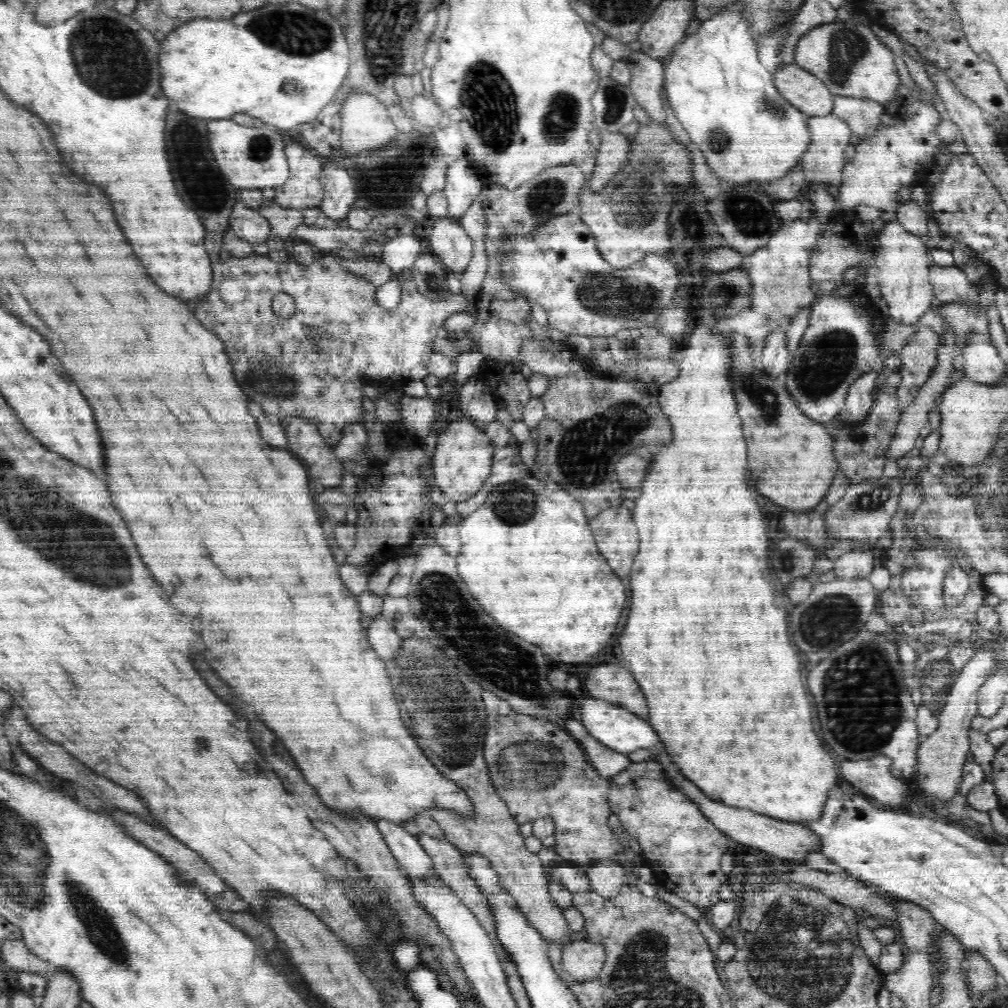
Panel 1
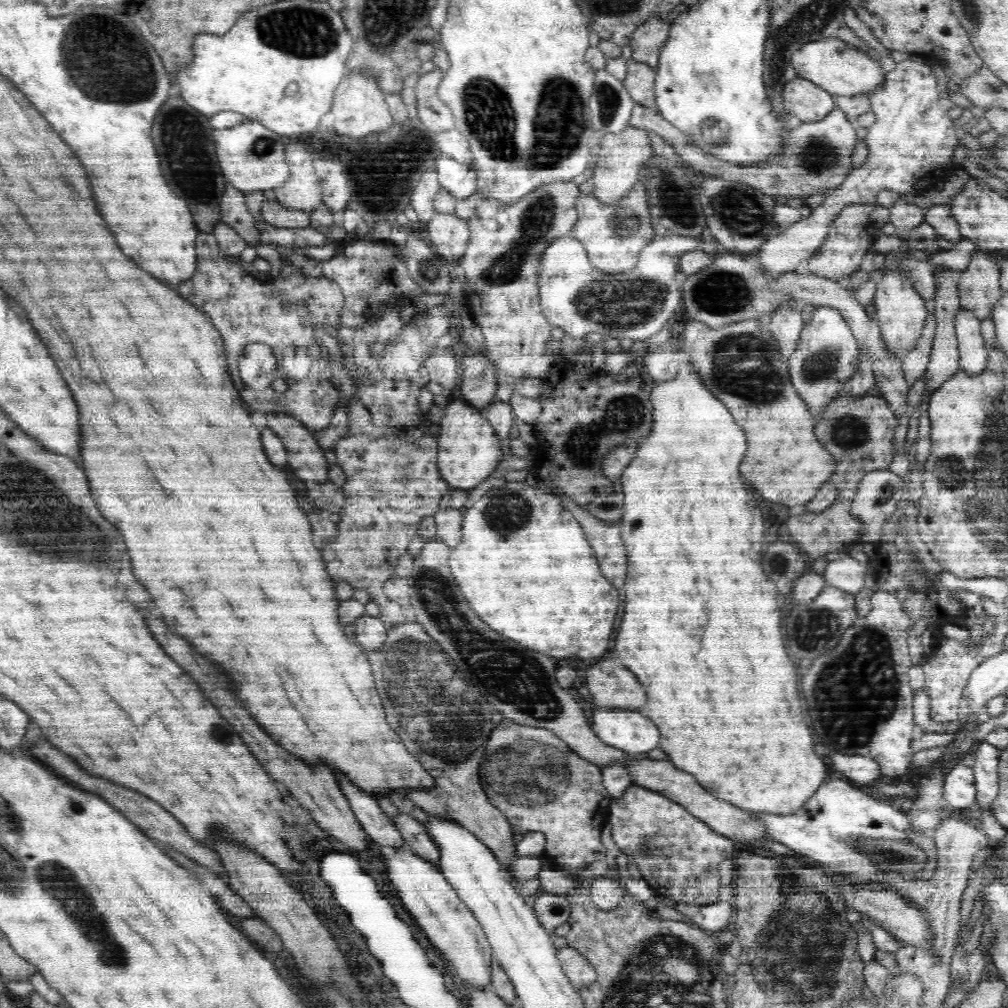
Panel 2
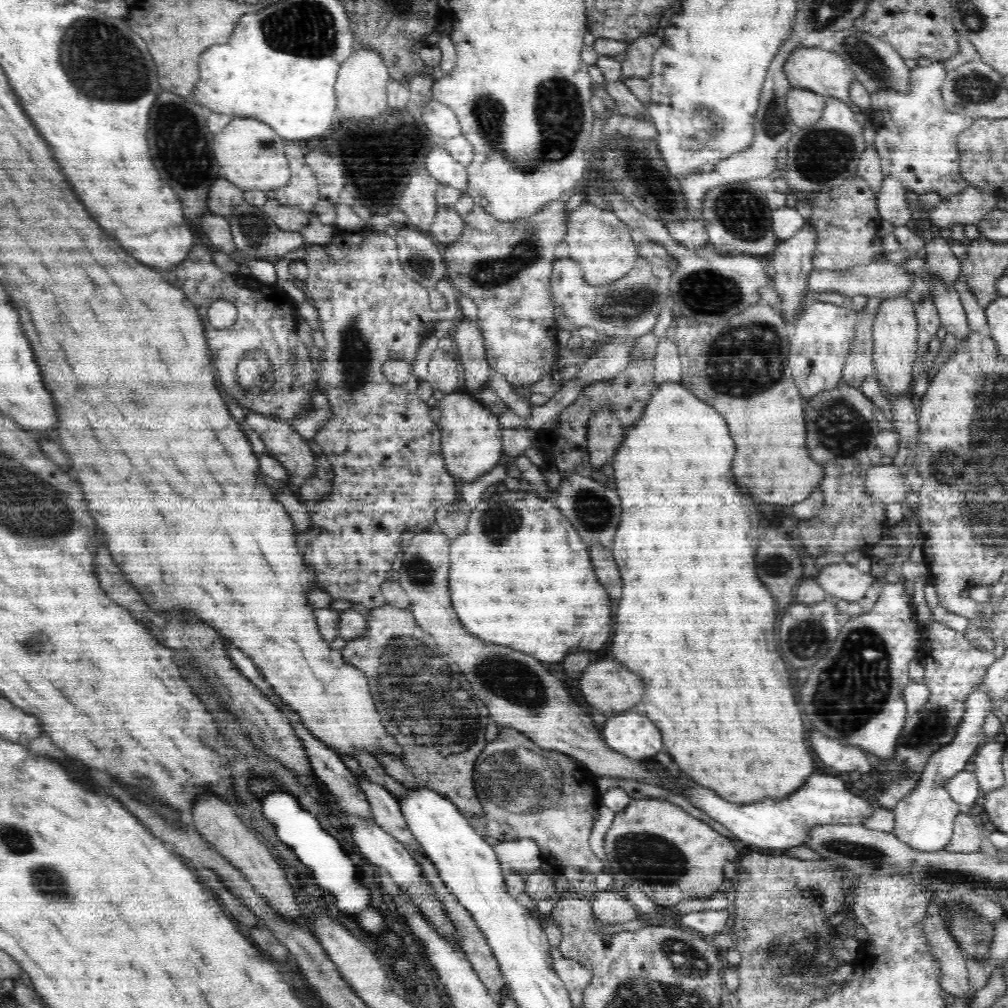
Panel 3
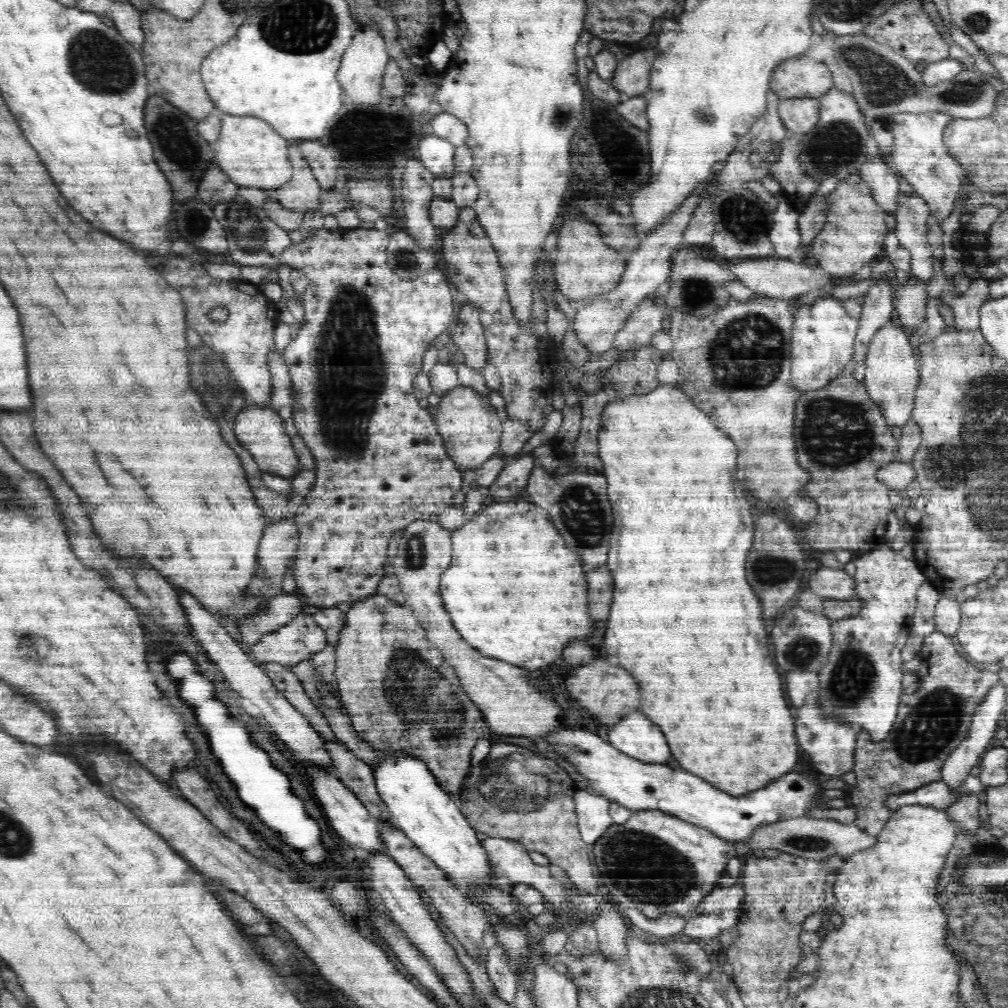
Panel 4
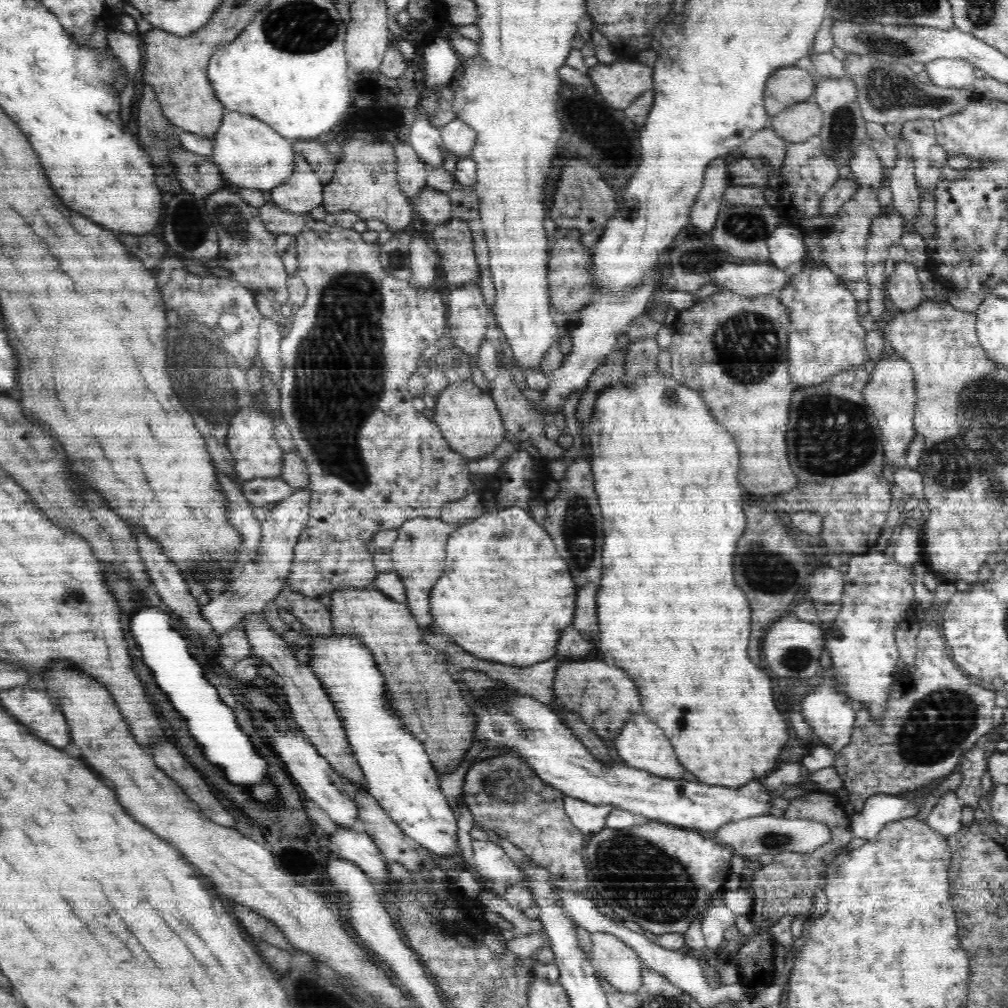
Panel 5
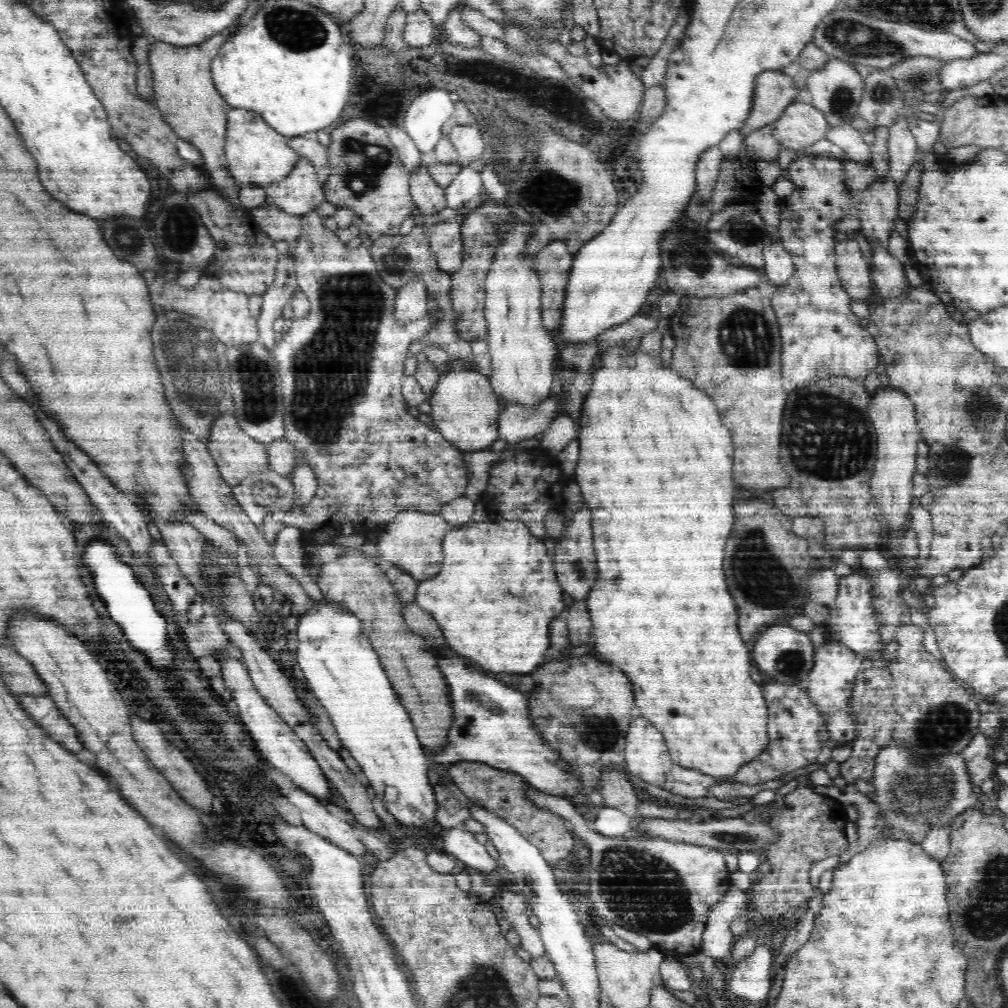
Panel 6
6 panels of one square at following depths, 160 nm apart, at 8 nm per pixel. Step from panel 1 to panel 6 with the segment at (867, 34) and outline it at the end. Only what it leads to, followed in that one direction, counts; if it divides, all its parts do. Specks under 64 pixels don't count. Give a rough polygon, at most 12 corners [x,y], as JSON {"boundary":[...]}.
{"boundary":[[771,70],[758,76],[742,138],[774,122],[796,96],[794,80]]}

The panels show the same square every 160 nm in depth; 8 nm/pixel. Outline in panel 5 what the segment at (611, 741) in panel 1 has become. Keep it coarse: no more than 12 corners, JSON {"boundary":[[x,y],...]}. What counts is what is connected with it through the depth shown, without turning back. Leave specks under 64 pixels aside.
{"boundary":[[640,712],[614,746],[634,768],[682,778],[684,768],[660,727]]}

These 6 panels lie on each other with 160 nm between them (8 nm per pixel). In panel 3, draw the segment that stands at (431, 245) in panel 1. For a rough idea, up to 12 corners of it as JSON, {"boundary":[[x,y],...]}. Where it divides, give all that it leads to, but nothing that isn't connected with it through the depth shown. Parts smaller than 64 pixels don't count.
{"boundary":[[454,206],[440,207],[428,232],[448,245],[461,238],[465,220]]}

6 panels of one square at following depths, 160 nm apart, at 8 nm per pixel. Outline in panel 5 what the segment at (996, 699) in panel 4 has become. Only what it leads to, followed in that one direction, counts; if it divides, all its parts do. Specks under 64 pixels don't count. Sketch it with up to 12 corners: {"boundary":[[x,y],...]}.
{"boundary":[[954,791],[944,793],[926,824],[940,836],[962,826],[964,803]]}

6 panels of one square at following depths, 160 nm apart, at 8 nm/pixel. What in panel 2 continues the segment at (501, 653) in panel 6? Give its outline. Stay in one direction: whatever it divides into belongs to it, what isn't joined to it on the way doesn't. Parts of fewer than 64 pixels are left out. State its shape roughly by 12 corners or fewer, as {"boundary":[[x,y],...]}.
{"boundary":[[506,481],[449,568],[506,638],[608,650],[620,594],[558,493]]}

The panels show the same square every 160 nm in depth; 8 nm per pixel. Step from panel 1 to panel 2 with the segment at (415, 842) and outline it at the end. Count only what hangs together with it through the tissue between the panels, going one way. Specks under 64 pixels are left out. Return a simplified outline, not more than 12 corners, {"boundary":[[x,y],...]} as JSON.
{"boundary":[[334,774],[361,827],[380,846],[404,847],[376,800]]}

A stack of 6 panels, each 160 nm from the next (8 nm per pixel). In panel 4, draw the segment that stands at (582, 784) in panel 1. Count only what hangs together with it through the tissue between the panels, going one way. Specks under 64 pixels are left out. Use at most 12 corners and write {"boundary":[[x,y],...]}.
{"boundary":[[492,743],[457,800],[476,831],[560,866],[577,894],[600,878],[569,768]]}

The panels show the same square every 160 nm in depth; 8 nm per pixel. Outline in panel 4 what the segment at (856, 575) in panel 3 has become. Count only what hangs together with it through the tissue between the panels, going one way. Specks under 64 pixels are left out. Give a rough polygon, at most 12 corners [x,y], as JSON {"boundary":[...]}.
{"boundary":[[817,568],[810,588],[828,599],[852,599],[854,578],[842,568]]}

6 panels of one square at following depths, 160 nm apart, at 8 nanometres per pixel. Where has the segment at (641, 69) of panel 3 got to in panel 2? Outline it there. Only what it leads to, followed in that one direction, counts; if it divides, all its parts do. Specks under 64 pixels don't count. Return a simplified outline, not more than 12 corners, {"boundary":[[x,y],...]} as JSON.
{"boundary":[[658,15],[634,32],[630,60],[657,68],[673,28]]}

